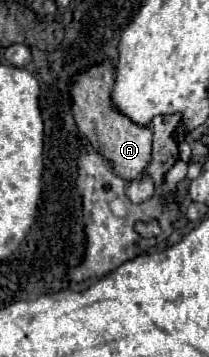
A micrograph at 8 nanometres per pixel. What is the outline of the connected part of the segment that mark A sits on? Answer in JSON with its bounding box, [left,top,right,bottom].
[71,62,151,180]

